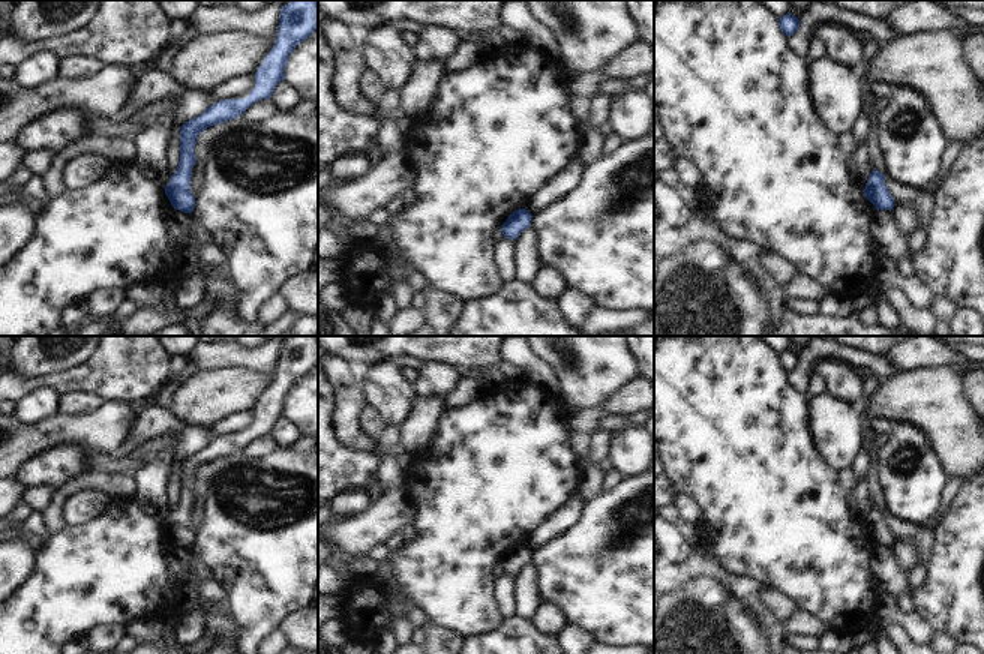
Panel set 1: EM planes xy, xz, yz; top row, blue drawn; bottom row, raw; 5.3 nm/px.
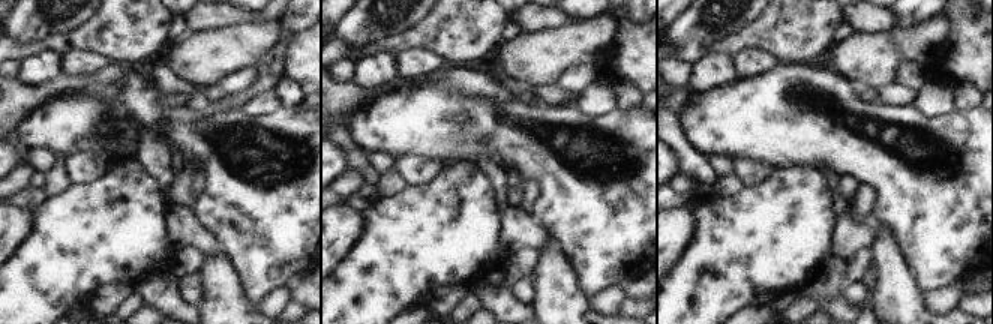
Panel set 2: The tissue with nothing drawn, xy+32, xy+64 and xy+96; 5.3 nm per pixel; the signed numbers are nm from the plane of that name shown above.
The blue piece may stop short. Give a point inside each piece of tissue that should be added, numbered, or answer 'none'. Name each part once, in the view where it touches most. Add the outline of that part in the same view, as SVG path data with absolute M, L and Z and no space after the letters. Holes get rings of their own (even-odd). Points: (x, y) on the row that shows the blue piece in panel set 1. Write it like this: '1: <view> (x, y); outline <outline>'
none

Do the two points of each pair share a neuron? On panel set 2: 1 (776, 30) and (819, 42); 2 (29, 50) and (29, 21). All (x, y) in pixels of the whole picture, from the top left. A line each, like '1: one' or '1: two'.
1: one
2: two

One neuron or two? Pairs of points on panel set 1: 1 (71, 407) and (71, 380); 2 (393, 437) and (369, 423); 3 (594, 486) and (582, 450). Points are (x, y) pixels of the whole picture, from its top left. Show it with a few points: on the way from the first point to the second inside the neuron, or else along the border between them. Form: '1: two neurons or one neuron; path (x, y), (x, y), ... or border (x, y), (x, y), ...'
1: two neurons; border (63, 395), (99, 393), (105, 399)
2: two neurons; border (390, 425), (377, 438)
3: one neuron; path (593, 477), (587, 459)

